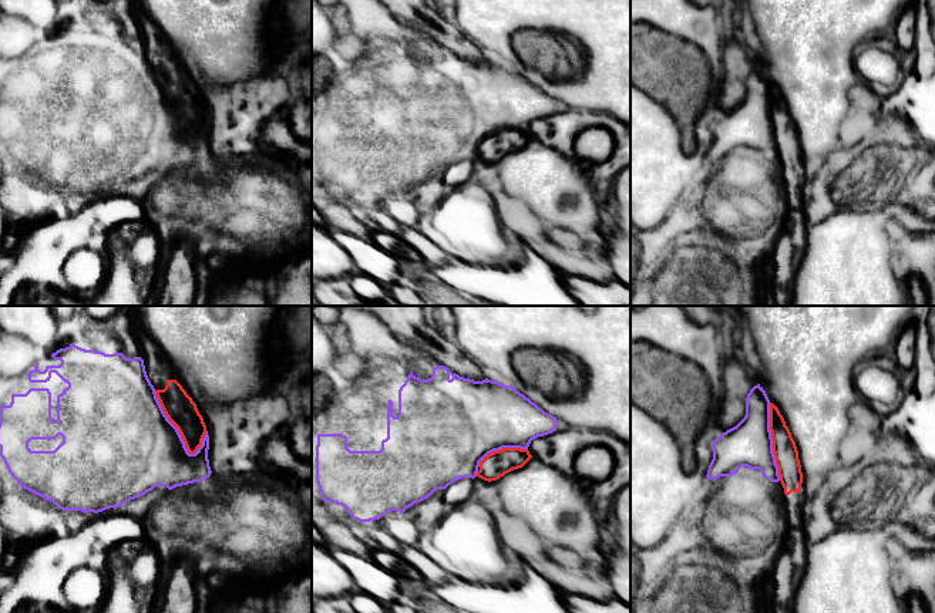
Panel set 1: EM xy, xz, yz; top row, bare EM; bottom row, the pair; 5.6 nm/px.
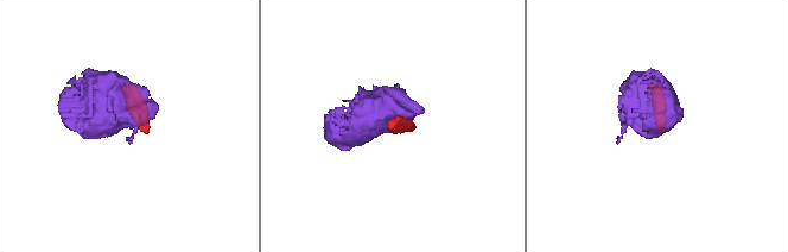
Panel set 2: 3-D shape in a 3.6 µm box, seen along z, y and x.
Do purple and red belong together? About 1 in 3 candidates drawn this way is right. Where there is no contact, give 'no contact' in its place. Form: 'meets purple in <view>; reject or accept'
meets purple in xy; reject

